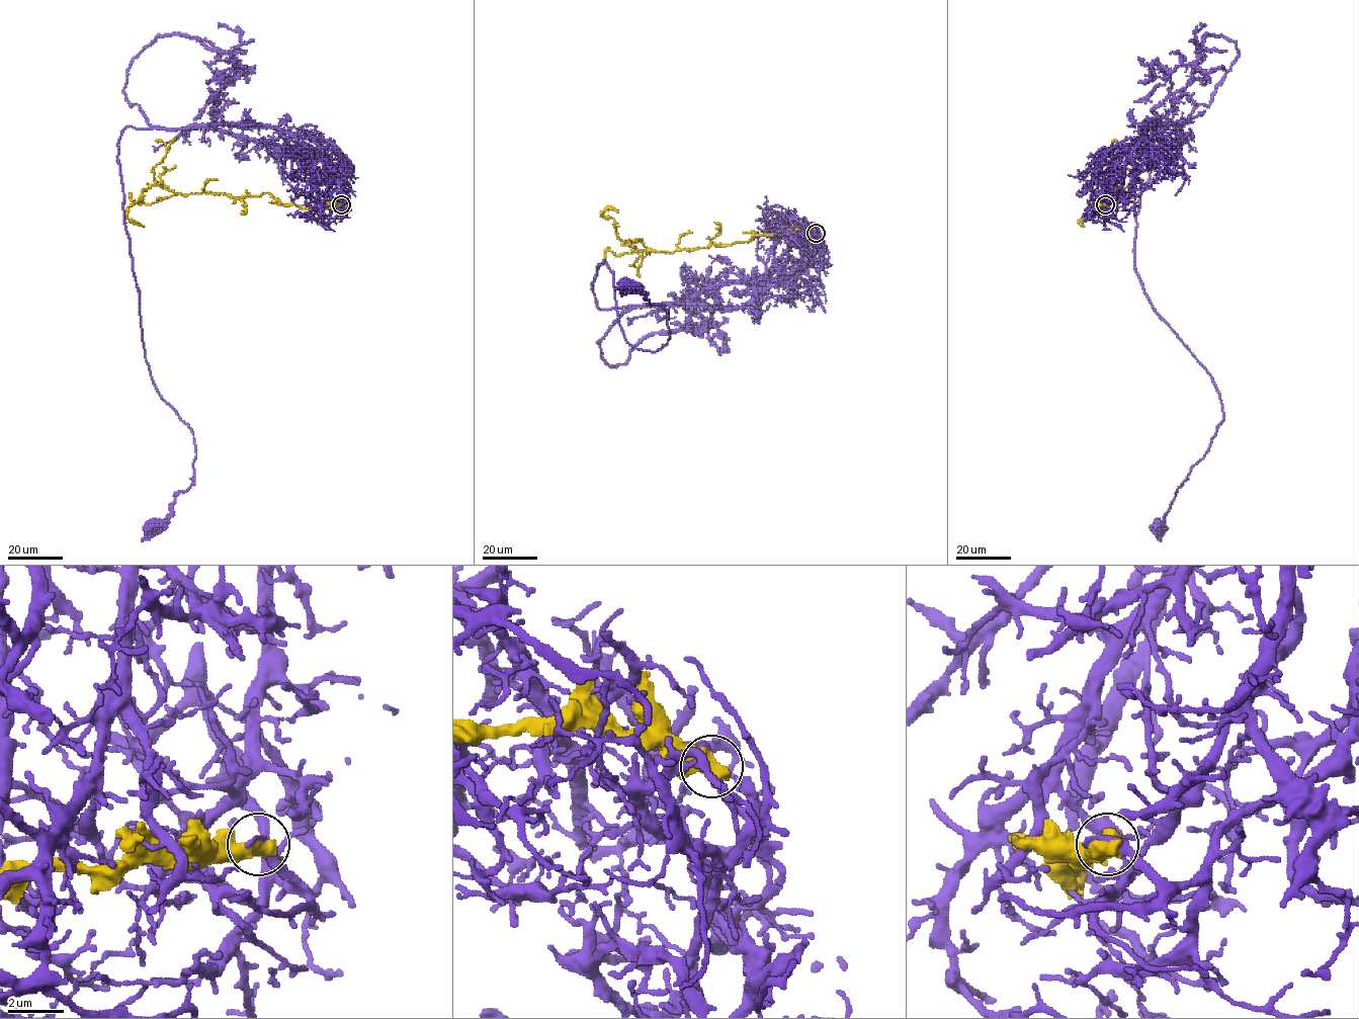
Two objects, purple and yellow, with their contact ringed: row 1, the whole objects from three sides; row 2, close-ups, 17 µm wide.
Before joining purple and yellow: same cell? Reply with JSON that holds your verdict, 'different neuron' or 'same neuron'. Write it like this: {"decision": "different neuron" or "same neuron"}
{"decision": "different neuron"}

